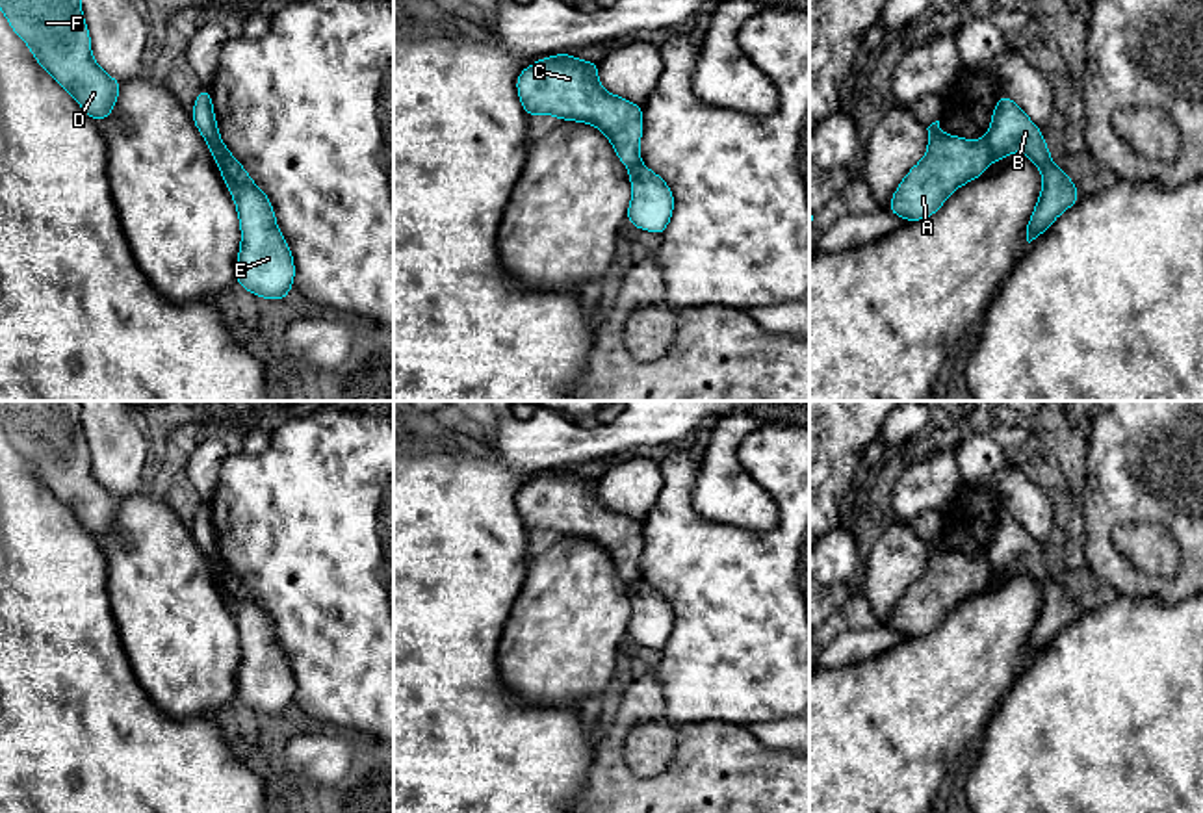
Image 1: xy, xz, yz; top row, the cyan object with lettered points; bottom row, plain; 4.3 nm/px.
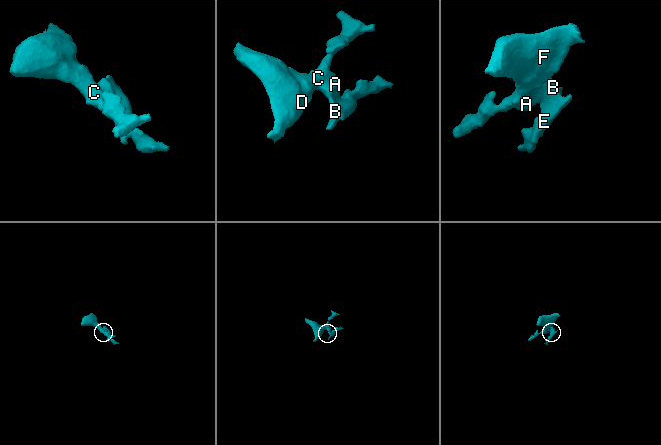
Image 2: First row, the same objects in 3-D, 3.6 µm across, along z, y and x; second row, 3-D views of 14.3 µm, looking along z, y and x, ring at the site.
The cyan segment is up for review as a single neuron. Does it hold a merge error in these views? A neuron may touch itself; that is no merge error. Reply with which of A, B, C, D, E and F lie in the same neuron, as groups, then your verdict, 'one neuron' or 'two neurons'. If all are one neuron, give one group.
A C D F / B E; two neurons

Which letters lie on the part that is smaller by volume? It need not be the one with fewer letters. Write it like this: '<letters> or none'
B, E

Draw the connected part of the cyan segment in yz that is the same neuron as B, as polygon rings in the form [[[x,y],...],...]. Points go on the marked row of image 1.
[[[1001,93],[991,113],[986,139],[991,148],[991,161],[1006,160],[1019,148],[1041,171],[1043,186],[1027,225],[1027,241],[1030,243],[1041,236],[1060,213],[1079,202],[1079,187],[1069,180],[1066,169],[1058,169],[1053,163],[1041,130],[1006,93]]]

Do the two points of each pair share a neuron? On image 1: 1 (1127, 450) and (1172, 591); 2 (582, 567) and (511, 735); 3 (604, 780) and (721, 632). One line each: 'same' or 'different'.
1: same
2: different
3: different

